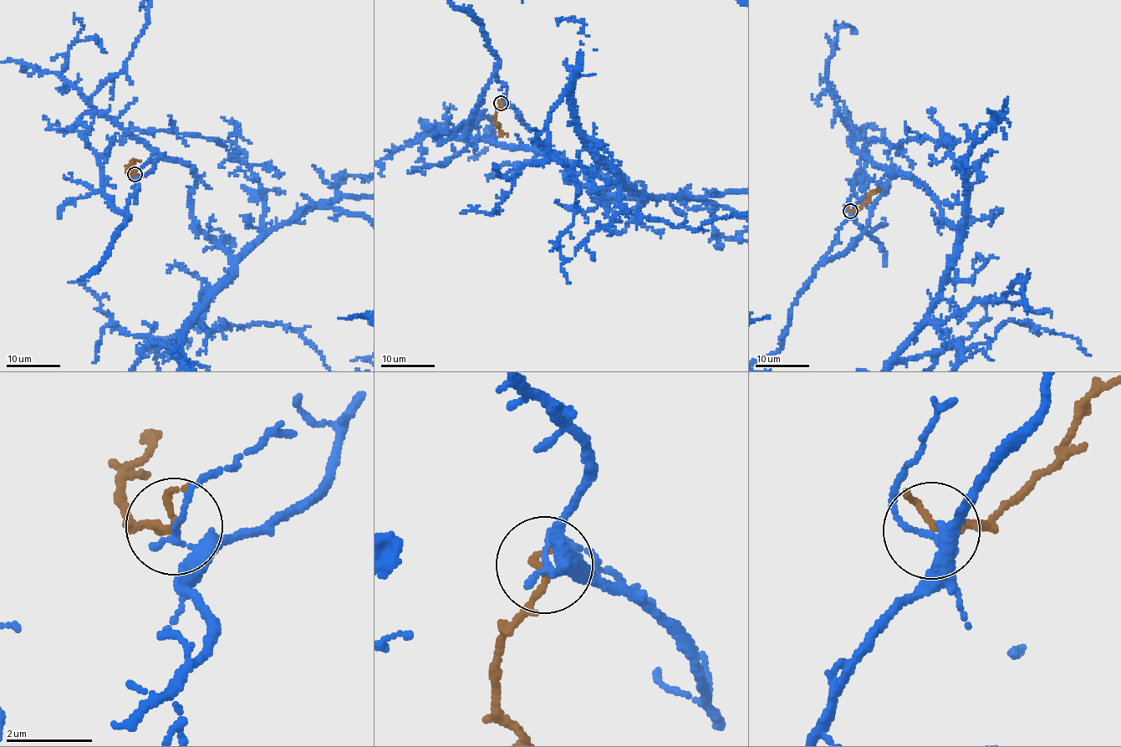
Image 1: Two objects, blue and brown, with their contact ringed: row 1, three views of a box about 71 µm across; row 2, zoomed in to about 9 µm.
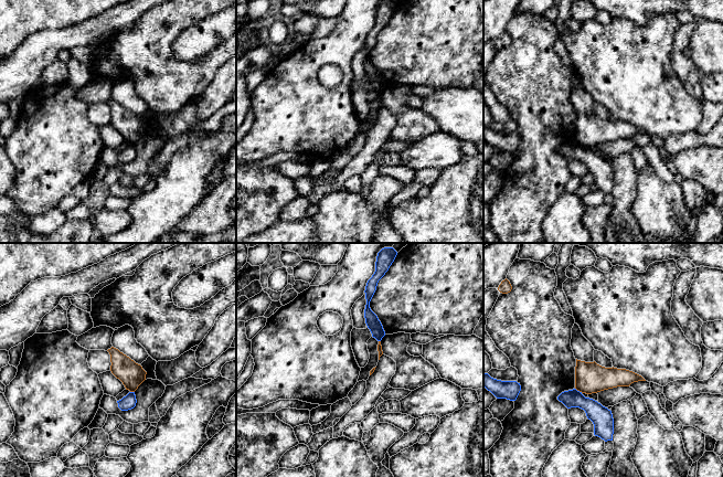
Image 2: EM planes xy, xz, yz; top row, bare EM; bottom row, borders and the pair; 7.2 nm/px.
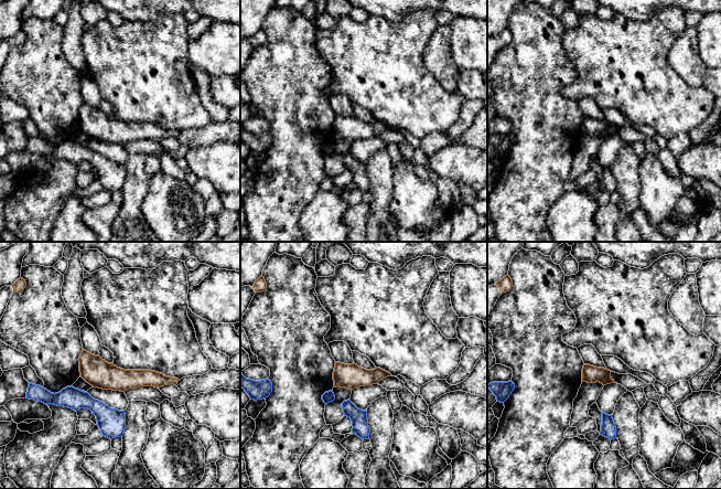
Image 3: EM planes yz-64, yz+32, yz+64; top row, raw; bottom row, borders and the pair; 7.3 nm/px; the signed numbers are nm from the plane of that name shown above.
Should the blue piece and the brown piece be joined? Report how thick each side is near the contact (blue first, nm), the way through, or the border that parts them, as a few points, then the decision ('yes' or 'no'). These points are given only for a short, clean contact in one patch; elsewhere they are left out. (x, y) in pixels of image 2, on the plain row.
150 nm thick on the blue side, 220 nm on the other; border along yz (575, 140), (582, 145); no

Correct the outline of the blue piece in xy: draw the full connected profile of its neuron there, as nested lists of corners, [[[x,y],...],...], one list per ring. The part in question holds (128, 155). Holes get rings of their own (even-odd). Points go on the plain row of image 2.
[[[129,145],[126,149],[124,149],[121,152],[117,153],[118,160],[121,163],[128,163],[136,159],[137,152],[135,145]]]

